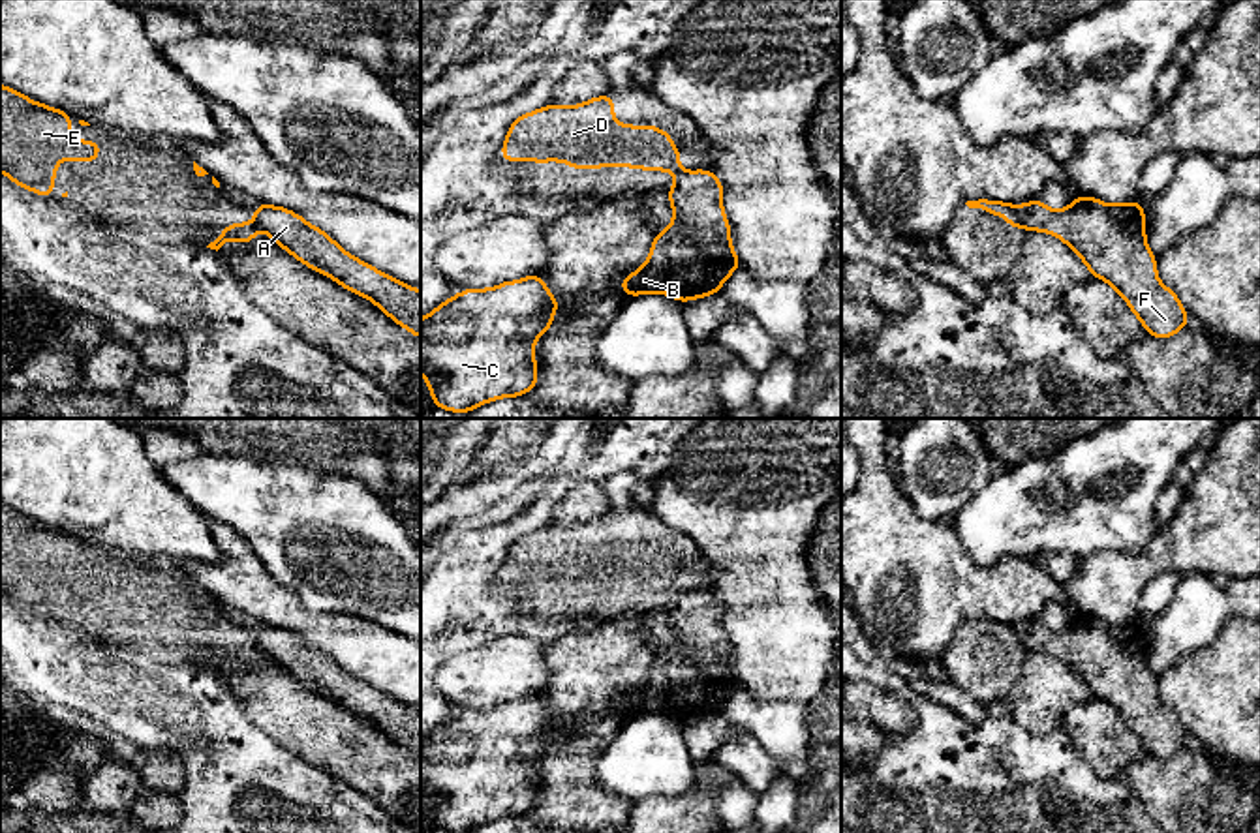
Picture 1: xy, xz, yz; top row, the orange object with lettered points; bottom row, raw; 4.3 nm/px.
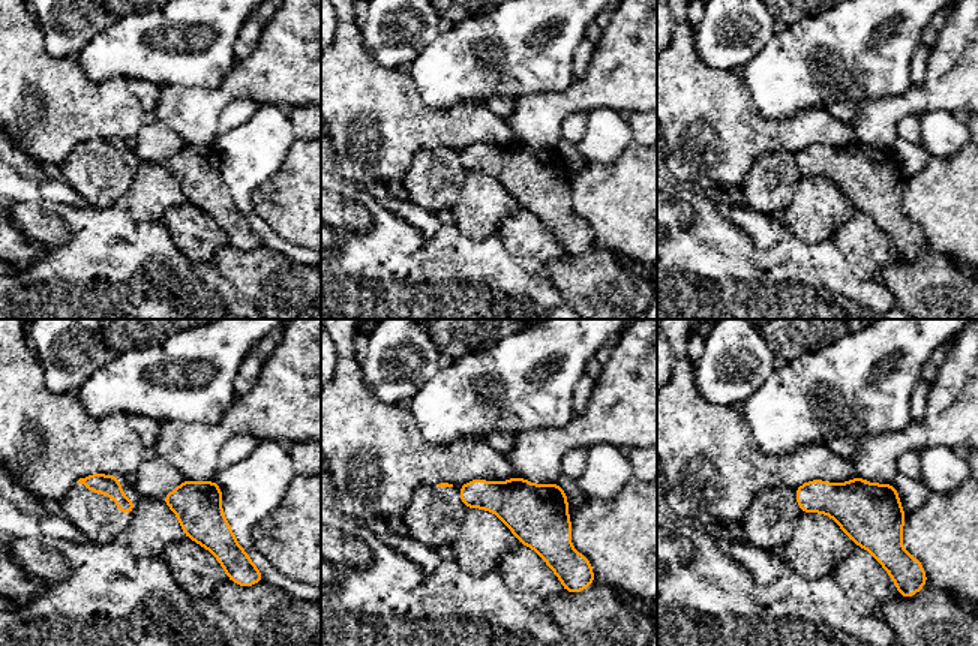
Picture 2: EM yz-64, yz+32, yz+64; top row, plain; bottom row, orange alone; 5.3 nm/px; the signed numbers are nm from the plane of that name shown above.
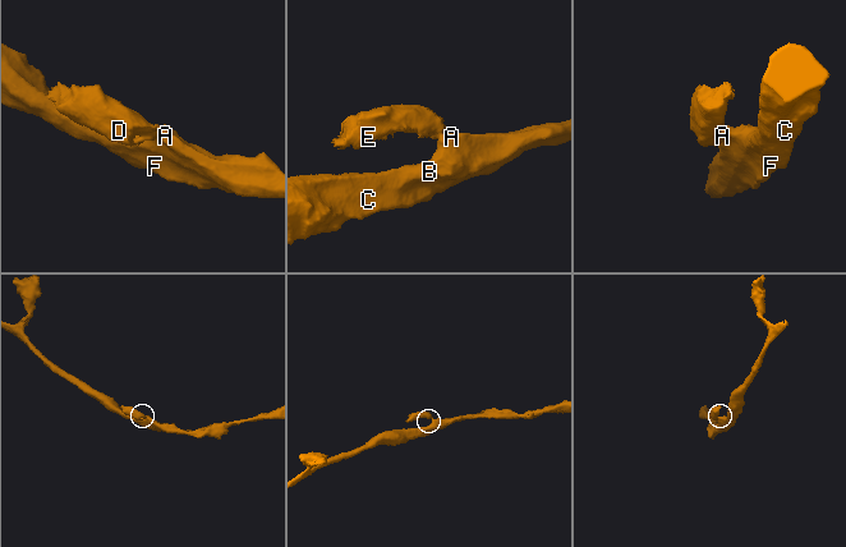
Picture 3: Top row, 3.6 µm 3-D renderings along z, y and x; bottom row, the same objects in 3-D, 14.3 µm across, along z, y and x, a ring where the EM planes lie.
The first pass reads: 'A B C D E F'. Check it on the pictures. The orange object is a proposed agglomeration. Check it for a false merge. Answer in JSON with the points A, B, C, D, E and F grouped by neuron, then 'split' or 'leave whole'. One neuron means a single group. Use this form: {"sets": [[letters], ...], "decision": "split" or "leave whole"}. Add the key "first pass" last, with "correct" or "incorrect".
{"sets": [["A", "B", "C", "F"], ["D", "E"]], "decision": "split", "first pass": "incorrect"}

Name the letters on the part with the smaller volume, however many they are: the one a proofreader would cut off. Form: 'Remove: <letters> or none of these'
Remove: D, E

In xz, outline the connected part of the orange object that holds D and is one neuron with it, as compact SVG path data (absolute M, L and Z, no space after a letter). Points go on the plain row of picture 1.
M612 514L593 518L573 527L545 525L516 537L501 567L507 582L567 582L571 589L601 589L625 585L629 589L670 591L682 595L680 570L670 563L670 553L655 546L625 546L614 542Z

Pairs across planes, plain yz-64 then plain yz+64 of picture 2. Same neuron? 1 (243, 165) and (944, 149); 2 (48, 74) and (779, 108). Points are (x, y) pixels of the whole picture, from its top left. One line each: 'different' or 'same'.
1: same
2: different

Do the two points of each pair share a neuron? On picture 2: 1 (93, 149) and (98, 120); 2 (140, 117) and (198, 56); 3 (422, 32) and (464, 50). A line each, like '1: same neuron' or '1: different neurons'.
1: different neurons
2: different neurons
3: different neurons

